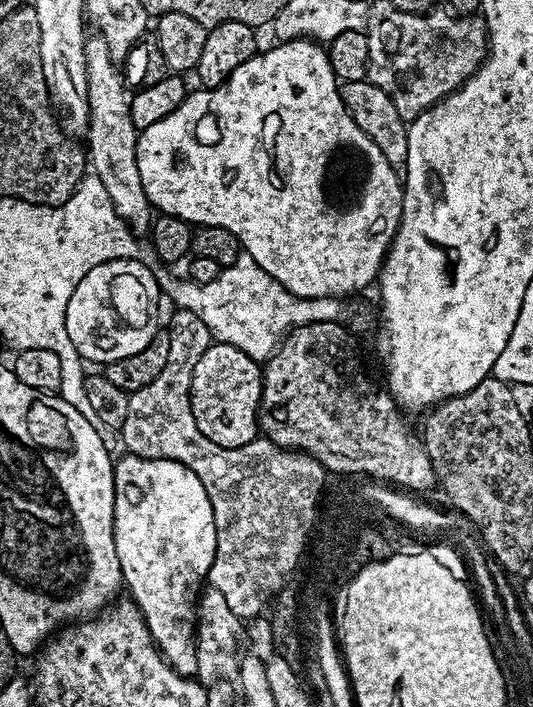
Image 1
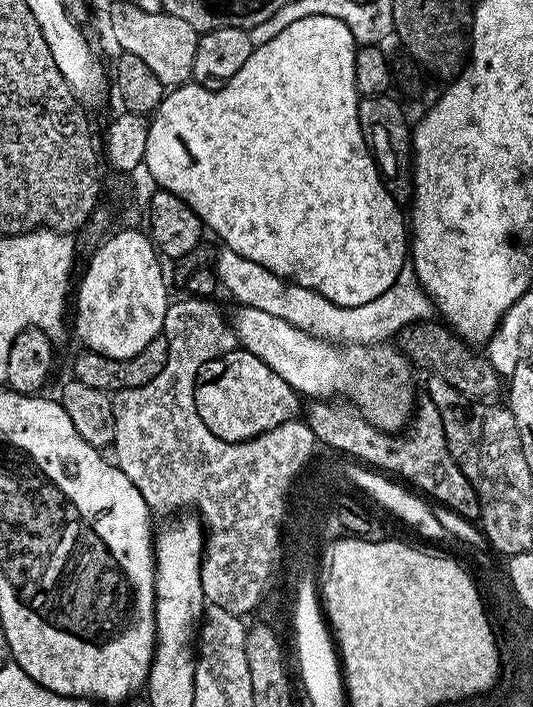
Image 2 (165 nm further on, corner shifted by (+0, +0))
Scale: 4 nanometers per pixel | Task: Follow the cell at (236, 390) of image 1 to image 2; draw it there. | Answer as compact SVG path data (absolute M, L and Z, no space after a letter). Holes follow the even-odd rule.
M243 350L228 352L225 356L216 356L200 367L196 376L194 402L202 422L218 438L239 442L253 440L263 432L274 430L288 420L301 415L302 397L295 392L262 358Z

